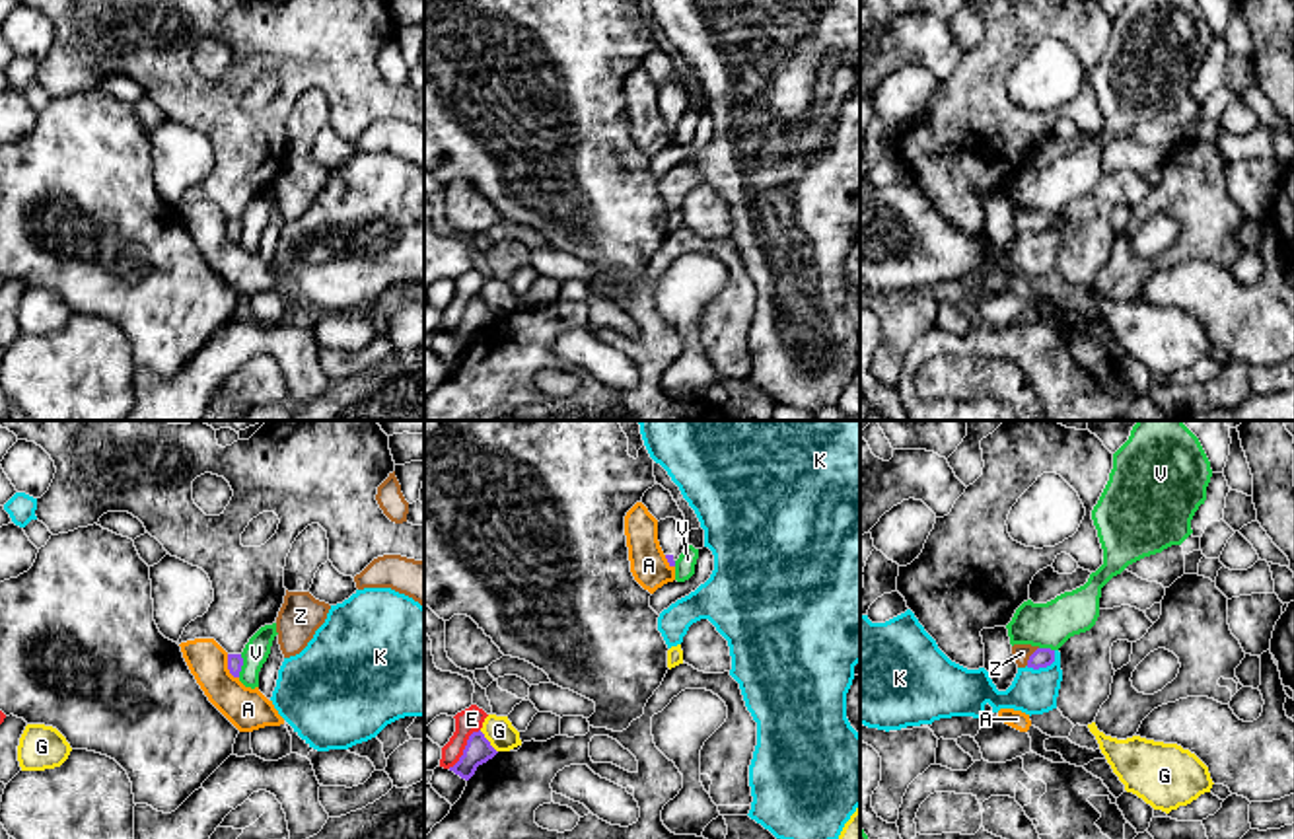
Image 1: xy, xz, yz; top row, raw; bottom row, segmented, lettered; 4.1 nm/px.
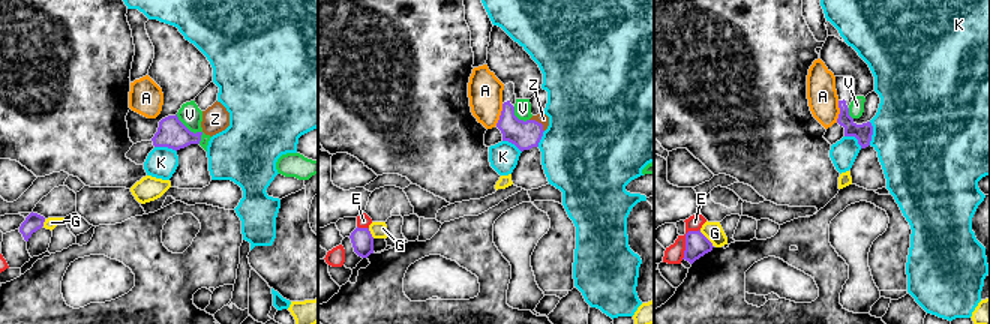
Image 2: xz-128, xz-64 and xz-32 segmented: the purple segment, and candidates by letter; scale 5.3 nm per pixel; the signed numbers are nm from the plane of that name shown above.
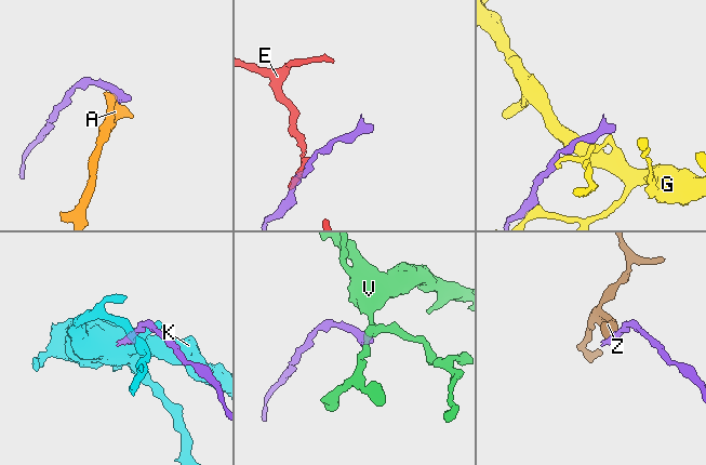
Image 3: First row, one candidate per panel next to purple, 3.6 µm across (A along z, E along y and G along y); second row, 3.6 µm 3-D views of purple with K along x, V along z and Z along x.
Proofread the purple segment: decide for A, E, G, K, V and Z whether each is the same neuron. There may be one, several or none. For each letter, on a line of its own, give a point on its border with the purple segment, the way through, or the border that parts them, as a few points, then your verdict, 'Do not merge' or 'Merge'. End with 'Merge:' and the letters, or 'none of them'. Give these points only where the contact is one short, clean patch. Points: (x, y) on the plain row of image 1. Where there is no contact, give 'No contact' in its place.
A: Touches purple at xy (228, 232). Boundary: xy (226, 218), (226, 230), (238, 242). Do not merge
E: Touches purple at xz (466, 312). Do not merge
G: Touches purple at xz (489, 306). Do not merge
K: Touches purple at yz (1043, 230). Do not merge
V: Touches purple at xy (242, 228). Boundary: xy (242, 218), (238, 240). Do not merge
Z: Touches purple at yz (1030, 220). Path across: yz (1042, 220), (1030, 220), (1022, 217). Merge
Merge: Z

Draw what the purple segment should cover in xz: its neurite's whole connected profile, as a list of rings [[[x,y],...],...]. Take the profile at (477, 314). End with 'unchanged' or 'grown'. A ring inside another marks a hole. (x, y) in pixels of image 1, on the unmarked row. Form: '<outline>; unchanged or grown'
[[[481,294],[473,296],[467,304],[463,319],[453,331],[449,331],[449,335],[469,345],[475,339],[477,331],[492,323],[496,317],[498,315],[490,310]]]; unchanged

